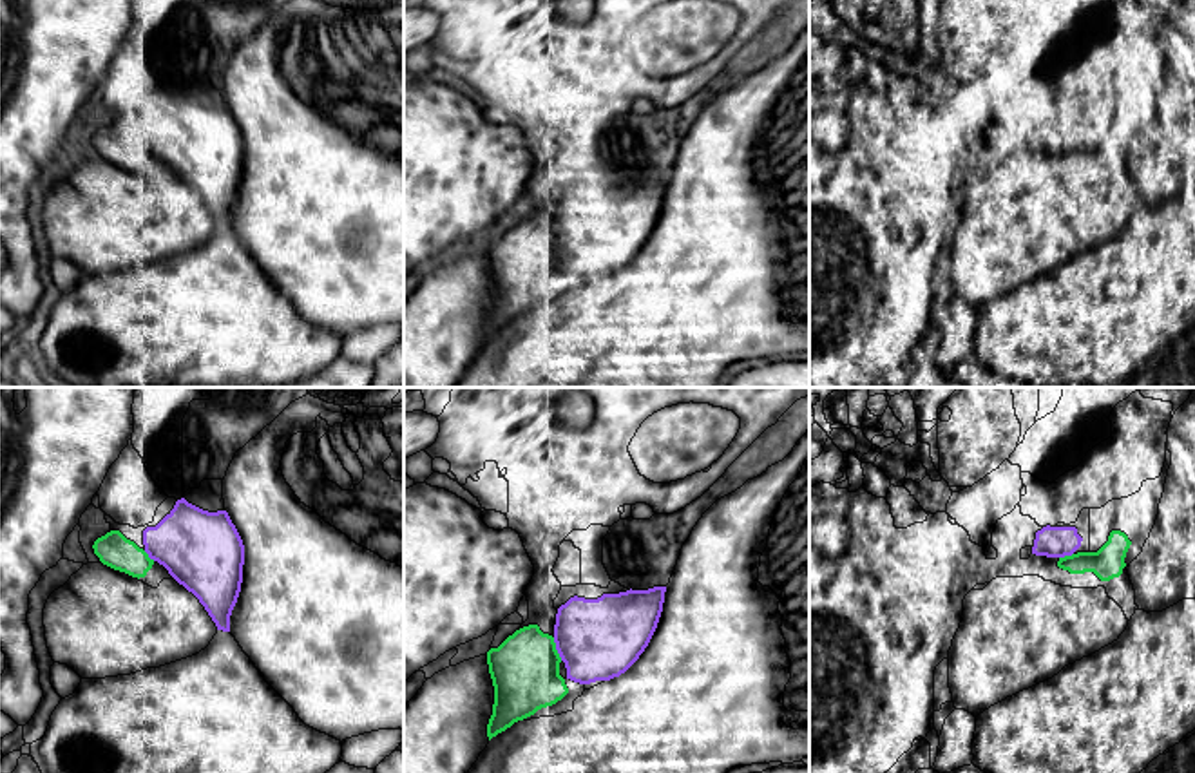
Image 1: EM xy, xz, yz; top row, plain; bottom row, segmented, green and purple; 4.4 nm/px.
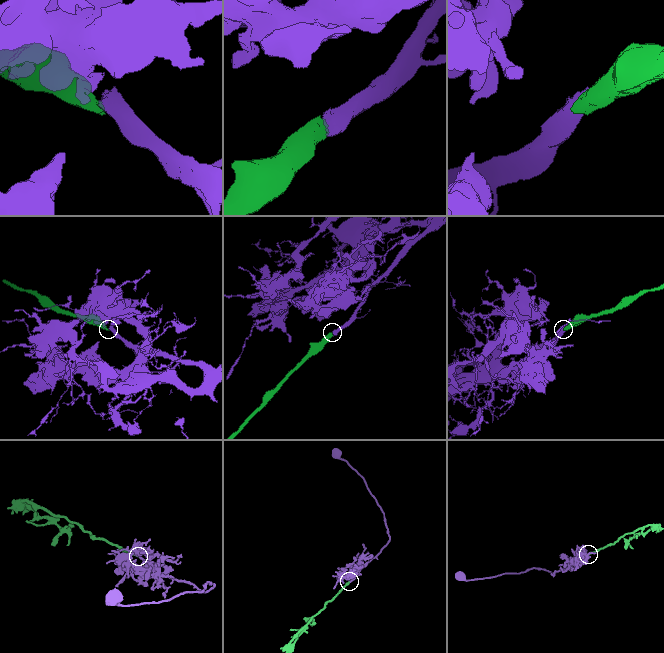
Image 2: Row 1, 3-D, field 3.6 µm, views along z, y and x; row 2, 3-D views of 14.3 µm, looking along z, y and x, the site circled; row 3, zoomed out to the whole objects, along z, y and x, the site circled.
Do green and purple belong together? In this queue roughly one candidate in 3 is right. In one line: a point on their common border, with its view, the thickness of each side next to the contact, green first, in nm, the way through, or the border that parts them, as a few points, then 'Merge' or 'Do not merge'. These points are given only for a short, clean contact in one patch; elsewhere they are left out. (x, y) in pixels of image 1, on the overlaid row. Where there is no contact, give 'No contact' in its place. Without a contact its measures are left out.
Touches green at xz (554, 648). Thickness 300 nm (green) against 360 nm. Merge

